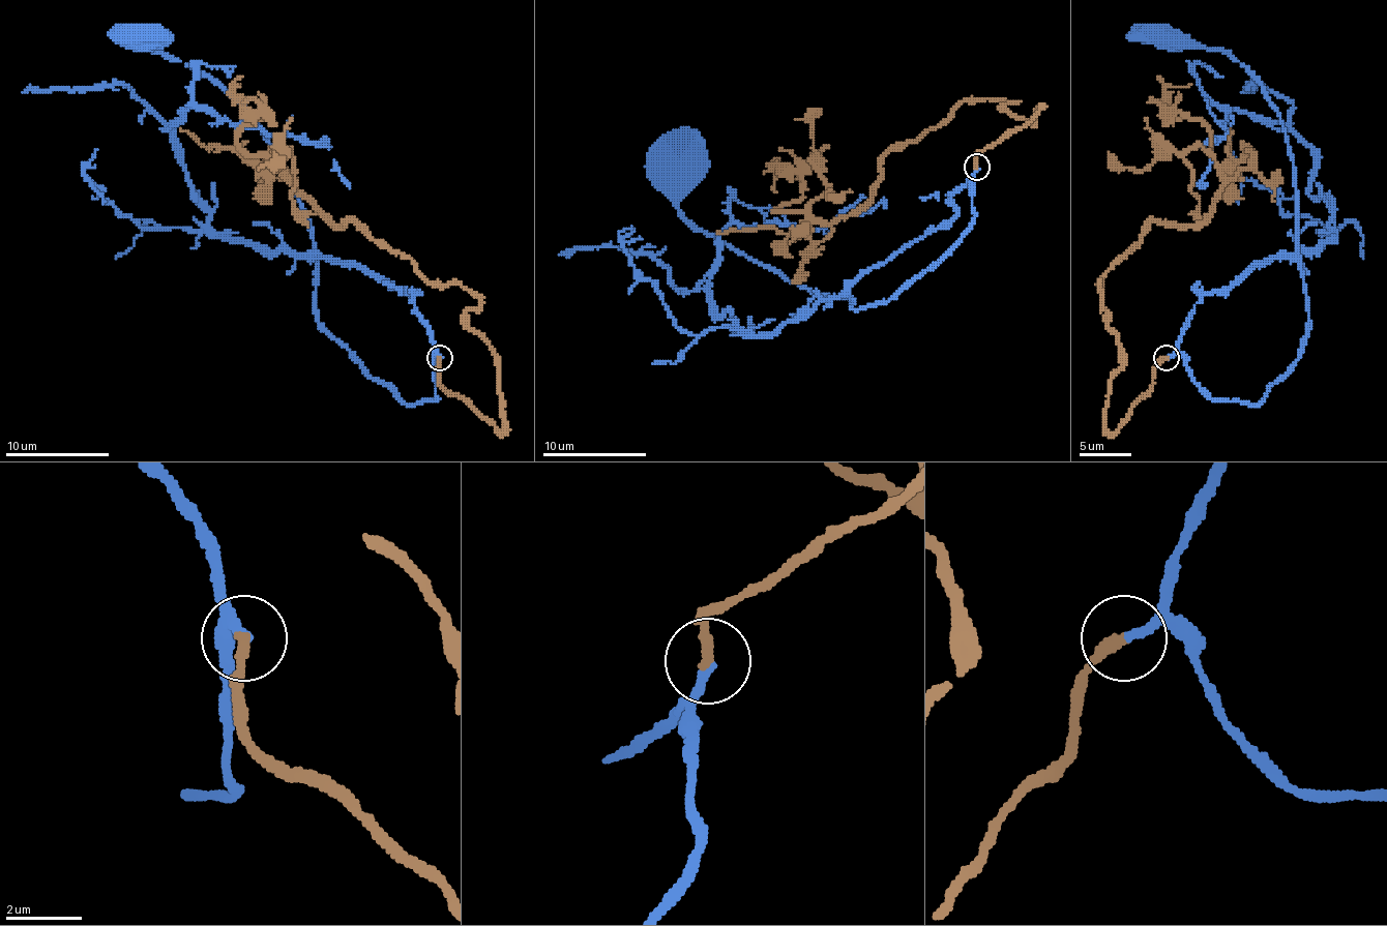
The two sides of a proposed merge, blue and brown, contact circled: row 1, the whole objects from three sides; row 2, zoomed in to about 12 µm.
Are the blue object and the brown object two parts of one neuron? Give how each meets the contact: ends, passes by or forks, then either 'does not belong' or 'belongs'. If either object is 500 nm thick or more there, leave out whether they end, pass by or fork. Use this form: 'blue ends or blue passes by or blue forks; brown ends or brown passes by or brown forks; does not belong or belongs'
blue ends; brown ends; belongs

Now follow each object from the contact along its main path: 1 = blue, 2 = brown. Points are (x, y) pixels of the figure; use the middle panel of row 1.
1: (977, 166), (951, 195), (953, 215), (871, 267), (850, 298), (785, 280), (694, 226), (678, 208), (681, 158)
2: (977, 166), (1039, 109), (967, 98), (847, 215), (774, 213), (803, 179), (771, 166), (776, 191)

